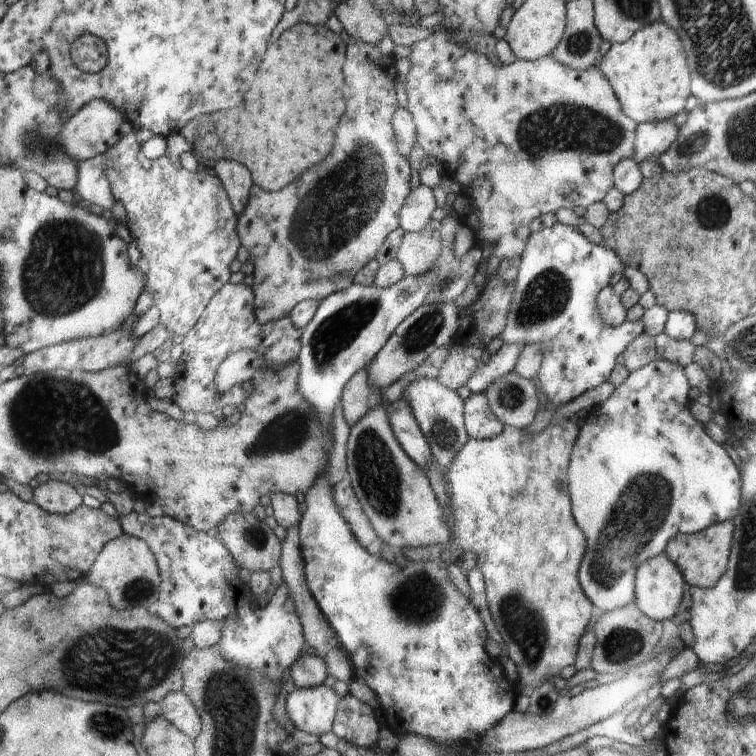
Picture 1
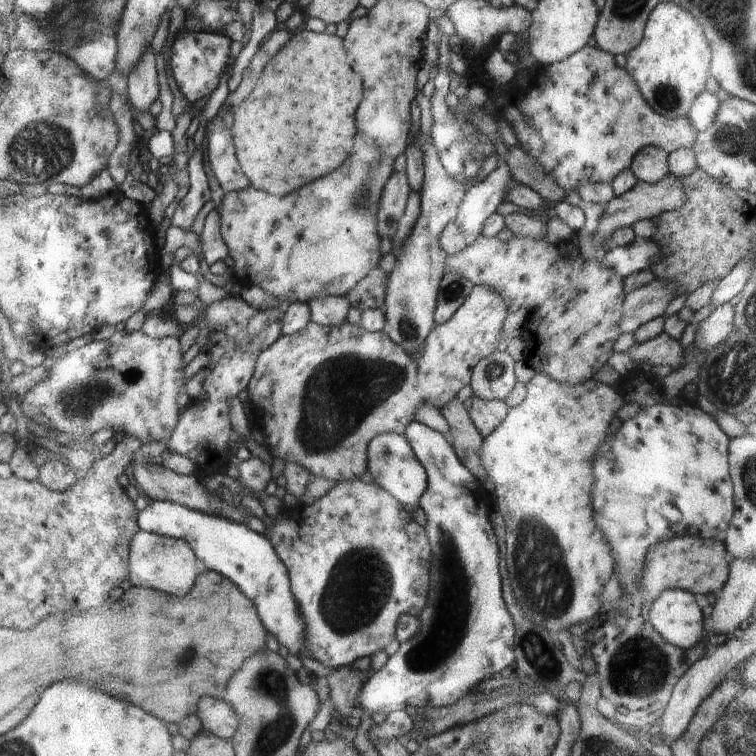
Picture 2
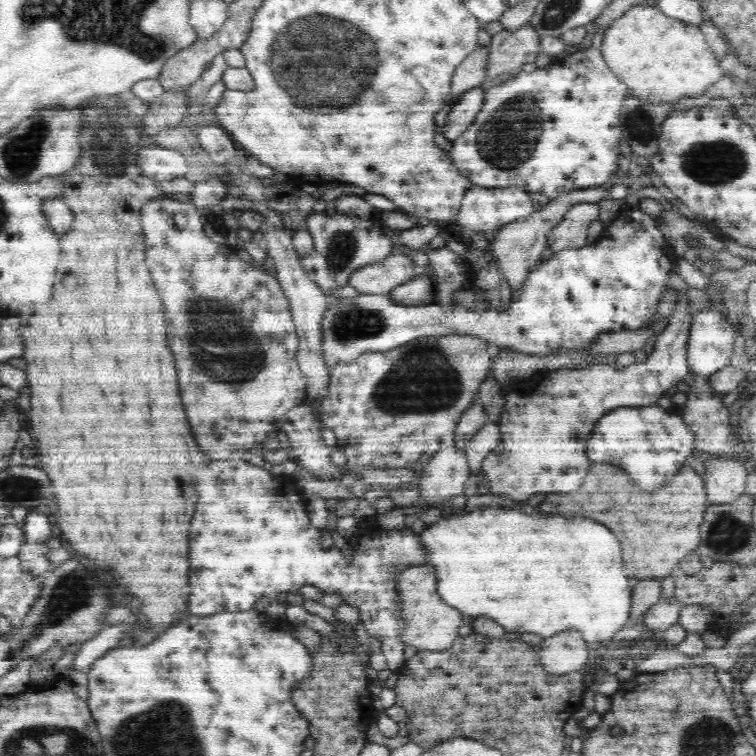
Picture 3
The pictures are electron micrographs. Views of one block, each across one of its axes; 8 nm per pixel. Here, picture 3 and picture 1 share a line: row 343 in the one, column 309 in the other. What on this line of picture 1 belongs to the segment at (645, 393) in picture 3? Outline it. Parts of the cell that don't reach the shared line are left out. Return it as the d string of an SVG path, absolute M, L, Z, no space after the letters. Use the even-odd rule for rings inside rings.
M309 653L299 656L290 672L296 688L316 688L329 677L328 666L320 656Z

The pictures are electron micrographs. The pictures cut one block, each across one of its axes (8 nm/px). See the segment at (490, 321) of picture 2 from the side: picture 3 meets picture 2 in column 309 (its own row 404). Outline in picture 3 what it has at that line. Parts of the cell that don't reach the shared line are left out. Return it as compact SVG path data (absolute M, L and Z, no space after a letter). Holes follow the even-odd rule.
M445 334L441 337L420 337L418 340L401 344L389 351L370 351L361 353L355 361L337 362L331 368L331 380L328 386L328 396L322 400L322 416L320 421L323 427L331 428L337 438L336 446L344 452L349 470L359 466L370 466L374 468L412 468L424 453L435 452L455 446L455 430L463 415L463 412L474 402L478 401L478 389L484 382L489 372L493 348L487 340L477 337L475 334Z

